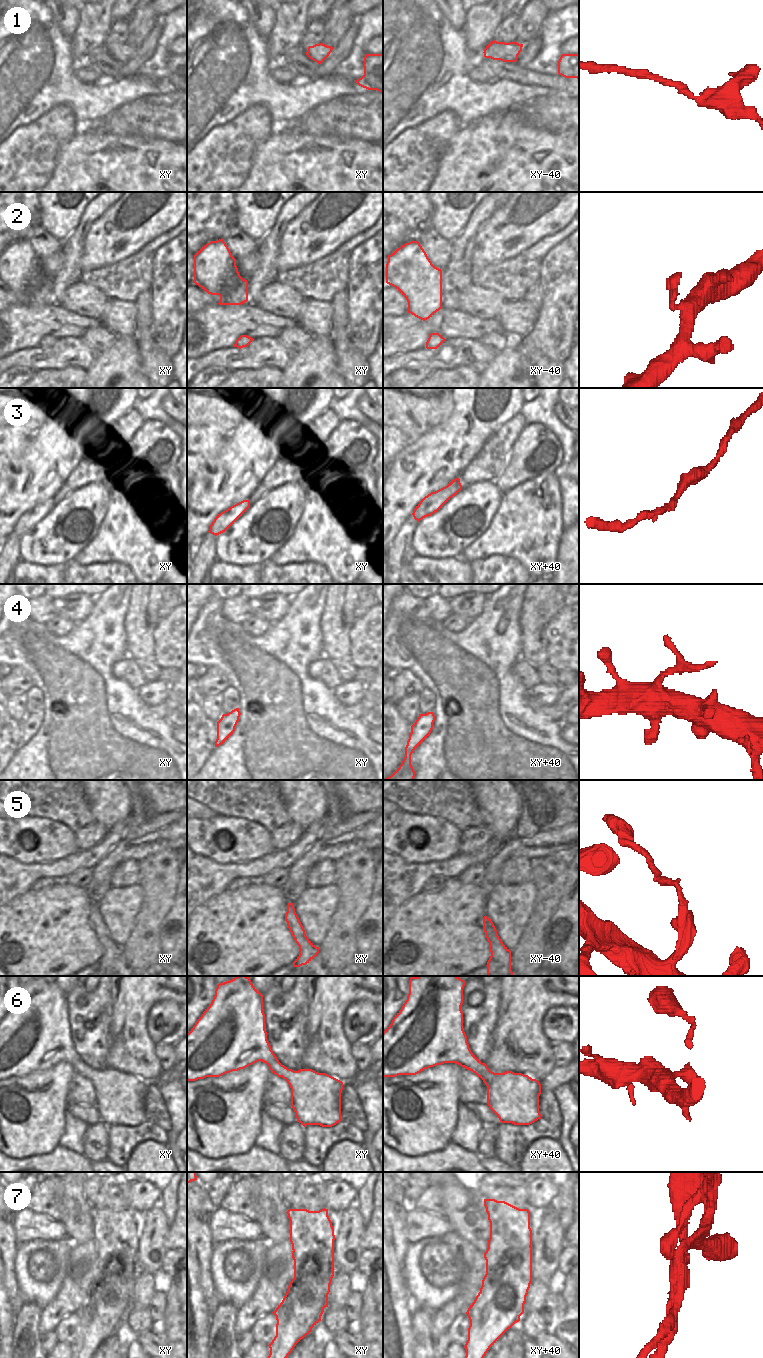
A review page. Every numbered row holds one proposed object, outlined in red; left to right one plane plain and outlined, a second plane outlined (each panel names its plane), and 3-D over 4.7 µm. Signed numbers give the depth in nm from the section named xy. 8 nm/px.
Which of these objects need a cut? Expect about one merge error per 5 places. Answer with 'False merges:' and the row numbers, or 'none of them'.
False merges: 5, 7

